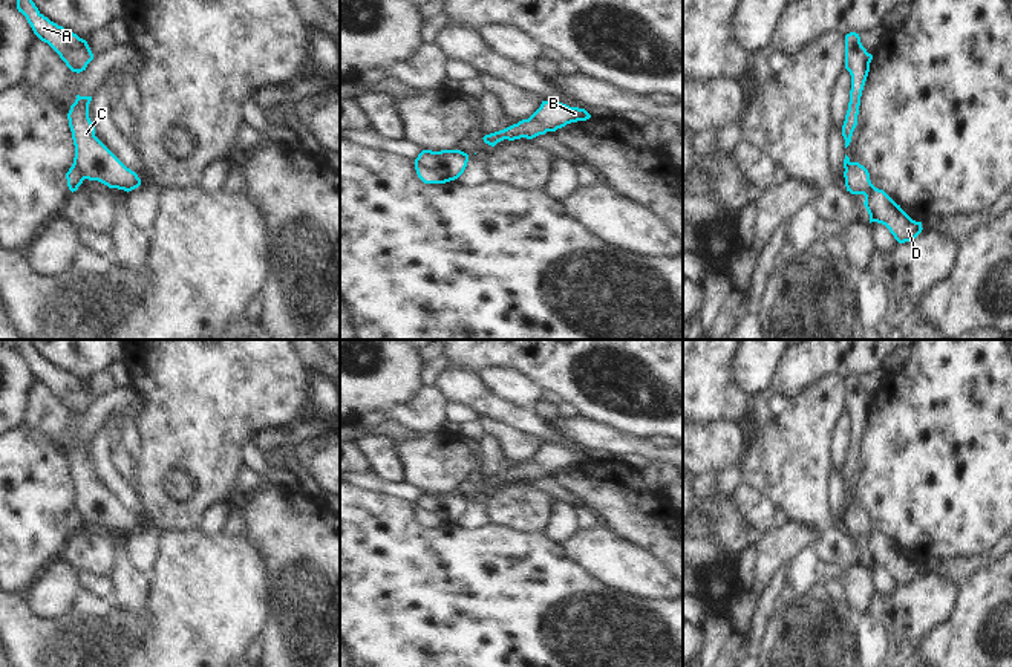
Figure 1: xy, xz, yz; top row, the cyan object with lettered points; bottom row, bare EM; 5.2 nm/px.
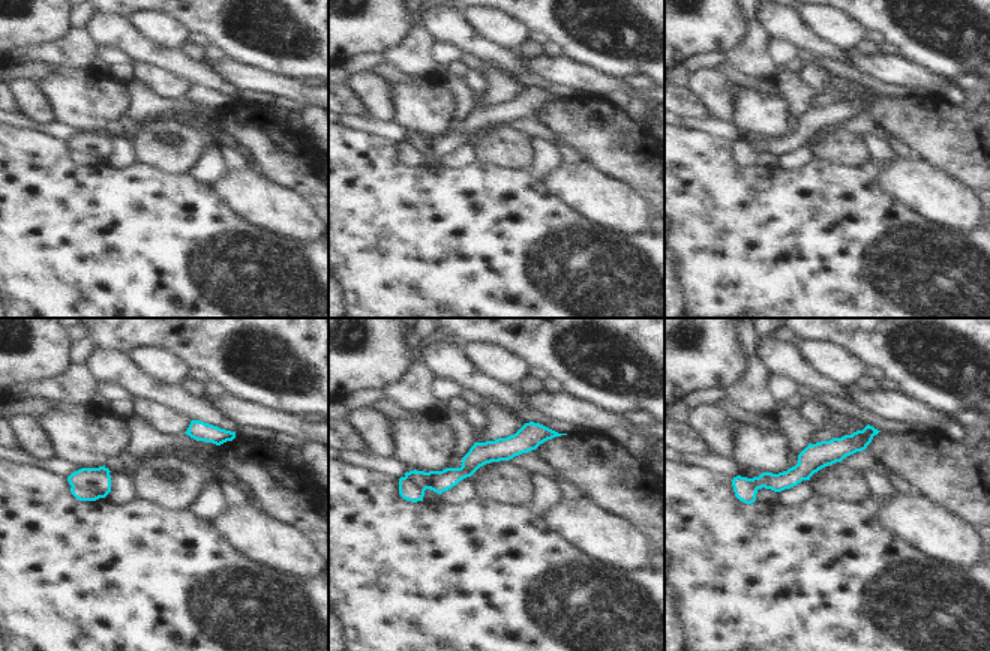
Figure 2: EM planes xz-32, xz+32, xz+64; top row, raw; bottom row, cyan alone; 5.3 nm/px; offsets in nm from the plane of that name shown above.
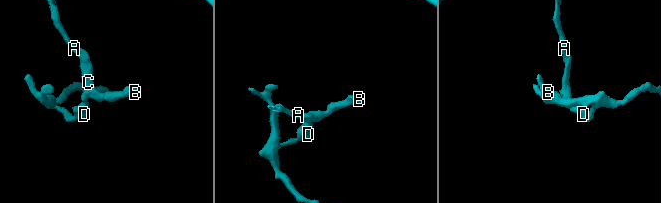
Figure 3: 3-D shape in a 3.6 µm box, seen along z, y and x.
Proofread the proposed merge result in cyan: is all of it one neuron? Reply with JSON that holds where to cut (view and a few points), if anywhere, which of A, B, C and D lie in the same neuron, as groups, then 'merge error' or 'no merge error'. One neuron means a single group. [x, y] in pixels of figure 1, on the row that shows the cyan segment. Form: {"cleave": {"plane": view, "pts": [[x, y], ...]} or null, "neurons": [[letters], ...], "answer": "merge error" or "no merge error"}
{"cleave": {"plane": "xz", "pts": [[415, 161], [440, 172], [449, 181]]}, "neurons": [["A", "B", "C"], ["D"]], "answer": "merge error"}

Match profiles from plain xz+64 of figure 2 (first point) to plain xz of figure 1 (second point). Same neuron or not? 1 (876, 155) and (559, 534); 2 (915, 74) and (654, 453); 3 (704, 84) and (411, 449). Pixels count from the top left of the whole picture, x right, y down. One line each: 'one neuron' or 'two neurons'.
1: one neuron
2: one neuron
3: two neurons

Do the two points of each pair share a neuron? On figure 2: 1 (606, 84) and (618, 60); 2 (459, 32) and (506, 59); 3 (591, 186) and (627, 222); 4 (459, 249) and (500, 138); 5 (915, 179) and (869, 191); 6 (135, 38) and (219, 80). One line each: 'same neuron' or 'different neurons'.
1: different neurons
2: same neuron
3: same neuron
4: different neurons
5: different neurons
6: same neuron

